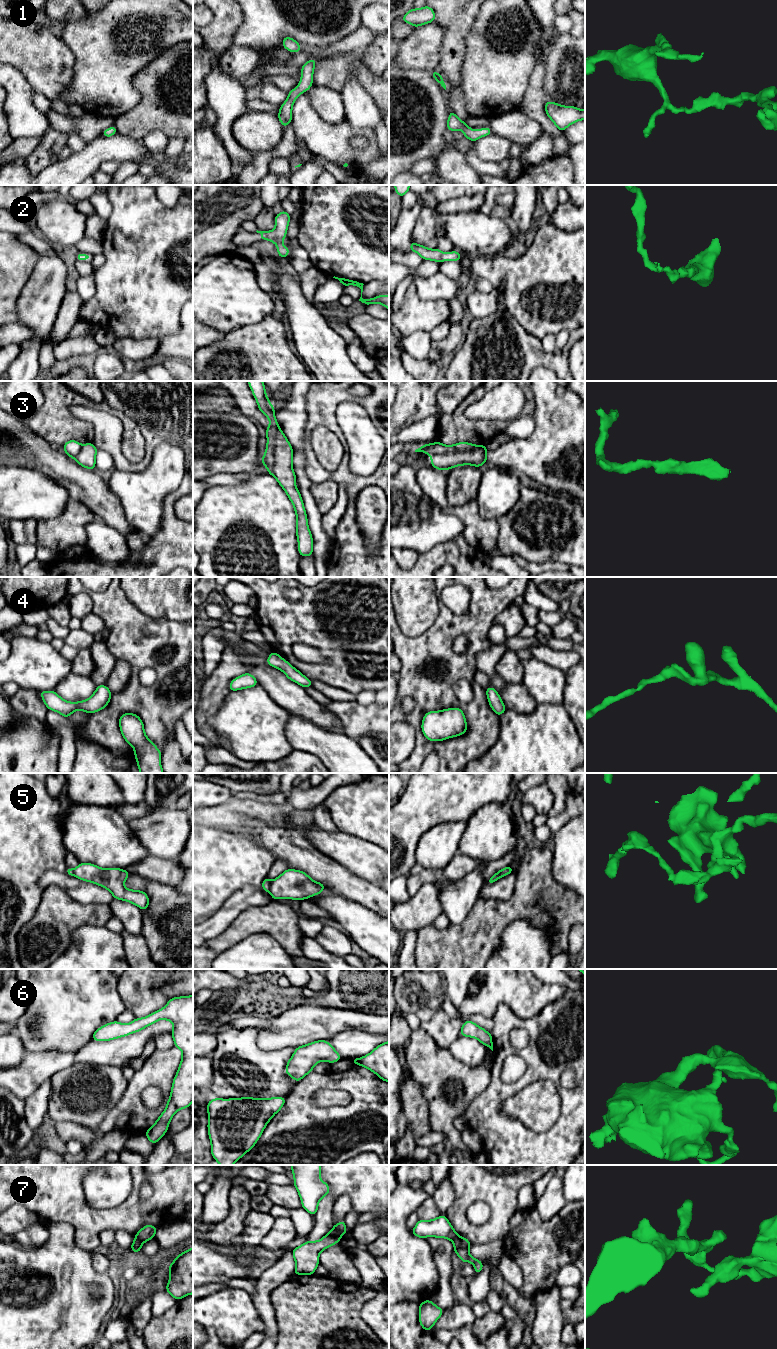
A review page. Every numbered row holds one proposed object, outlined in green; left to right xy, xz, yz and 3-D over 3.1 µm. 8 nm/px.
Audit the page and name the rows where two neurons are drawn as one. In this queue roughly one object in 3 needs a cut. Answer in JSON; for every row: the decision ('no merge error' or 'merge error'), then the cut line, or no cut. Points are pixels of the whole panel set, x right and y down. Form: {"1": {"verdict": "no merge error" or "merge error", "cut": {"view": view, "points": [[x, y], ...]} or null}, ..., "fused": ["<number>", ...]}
{"1": {"verdict": "no merge error", "cut": null}, "2": {"verdict": "no merge error", "cut": null}, "3": {"verdict": "merge error", "cut": {"view": "yz", "points": [[479, 445], [470, 451], [447, 451], [431, 456]]}}, "4": {"verdict": "merge error", "cut": {"view": "xz", "points": [[303, 675], [299, 684]]}}, "5": {"verdict": "merge error", "cut": {"view": "xz", "points": [[272, 881], [269, 891]]}}, "6": {"verdict": "no merge error", "cut": null}, "7": {"verdict": "merge error", "cut": {"view": "xz", "points": [[333, 1227], [340, 1236]]}}, "fused": ["3", "4", "5", "7"]}

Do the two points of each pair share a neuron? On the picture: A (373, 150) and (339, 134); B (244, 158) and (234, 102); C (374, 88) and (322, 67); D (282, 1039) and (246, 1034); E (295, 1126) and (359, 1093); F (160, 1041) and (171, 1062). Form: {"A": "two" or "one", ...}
{"A": "one", "B": "one", "C": "one", "D": "two", "E": "one", "F": "two"}

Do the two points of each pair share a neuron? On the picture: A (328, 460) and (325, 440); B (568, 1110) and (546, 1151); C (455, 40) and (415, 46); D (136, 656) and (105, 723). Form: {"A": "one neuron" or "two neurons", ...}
{"A": "one neuron", "B": "one neuron", "C": "two neurons", "D": "one neuron"}

